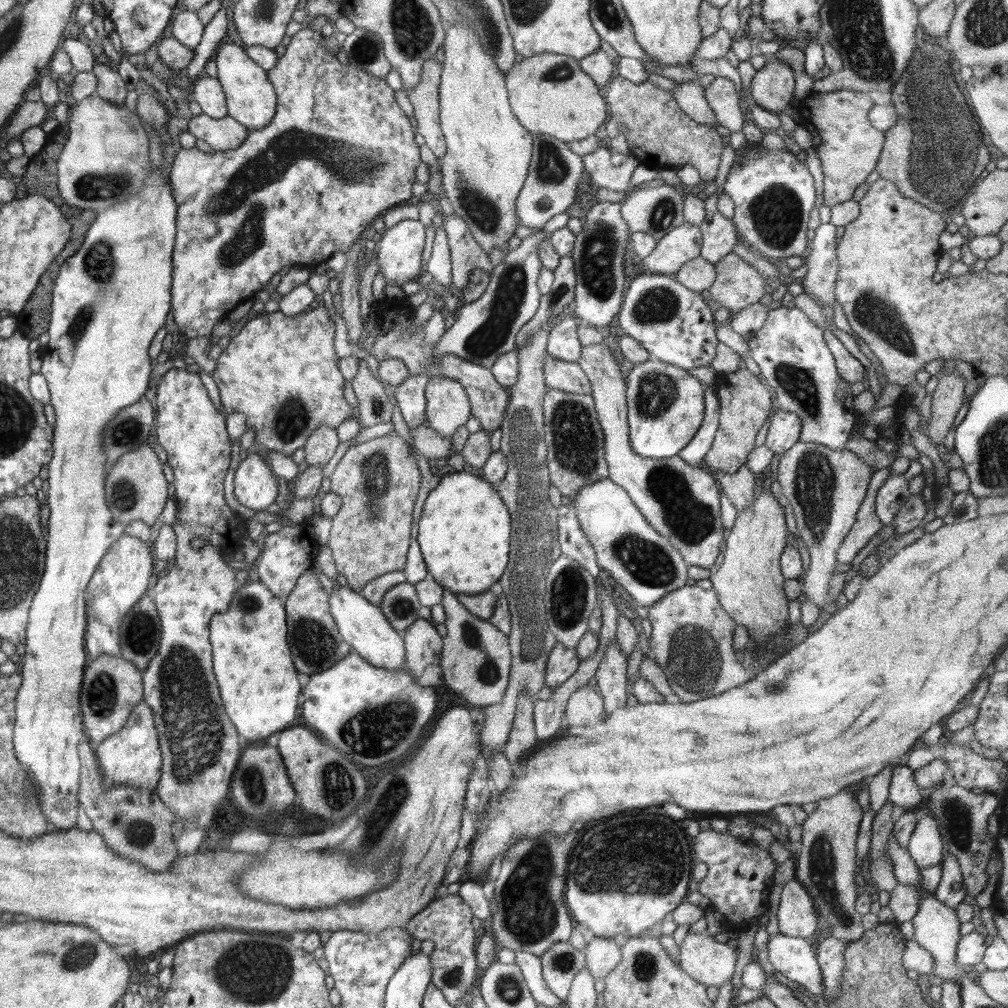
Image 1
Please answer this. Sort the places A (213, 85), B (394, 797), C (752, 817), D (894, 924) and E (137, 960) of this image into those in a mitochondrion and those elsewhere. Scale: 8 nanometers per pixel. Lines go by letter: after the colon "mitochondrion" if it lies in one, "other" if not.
A: other
B: mitochondrion
C: other
D: other
E: other

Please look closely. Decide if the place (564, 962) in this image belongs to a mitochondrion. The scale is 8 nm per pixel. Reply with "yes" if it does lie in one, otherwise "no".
yes

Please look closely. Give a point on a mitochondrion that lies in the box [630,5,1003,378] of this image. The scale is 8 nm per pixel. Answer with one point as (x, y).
(925, 153)

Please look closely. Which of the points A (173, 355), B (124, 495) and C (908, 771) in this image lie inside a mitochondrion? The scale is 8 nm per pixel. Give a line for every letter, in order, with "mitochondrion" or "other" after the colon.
A: other
B: mitochondrion
C: other

